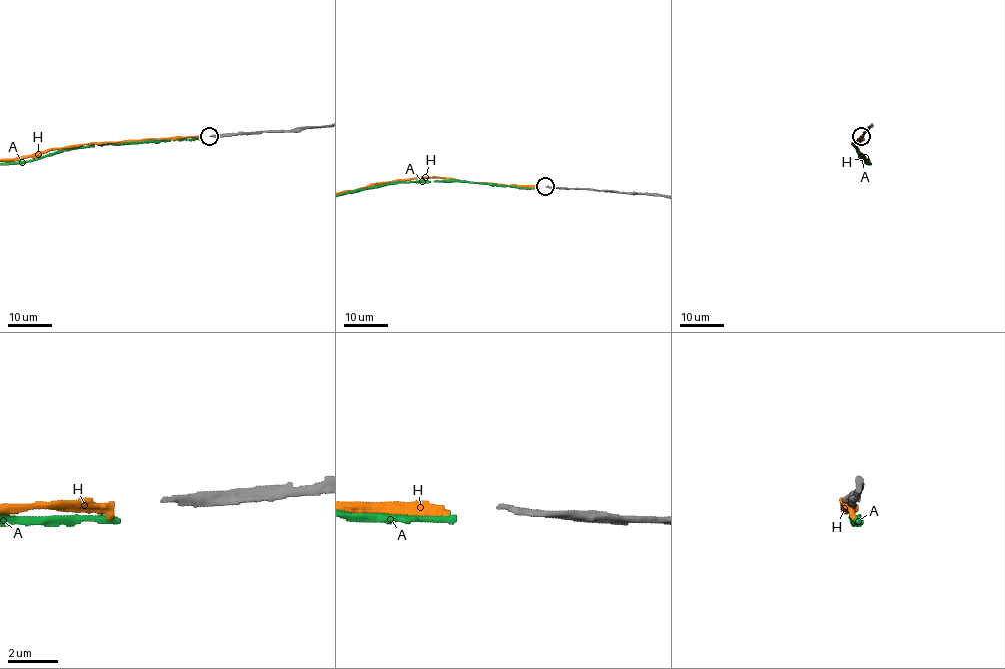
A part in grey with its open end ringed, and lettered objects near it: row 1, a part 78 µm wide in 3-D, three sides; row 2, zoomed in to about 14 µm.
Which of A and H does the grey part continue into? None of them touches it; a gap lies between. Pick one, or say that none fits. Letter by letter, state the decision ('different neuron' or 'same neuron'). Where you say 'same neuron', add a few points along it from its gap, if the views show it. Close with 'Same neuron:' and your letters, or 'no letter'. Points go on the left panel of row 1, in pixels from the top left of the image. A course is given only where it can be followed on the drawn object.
A: different neuron
H: same neuron
Same neuron: H

